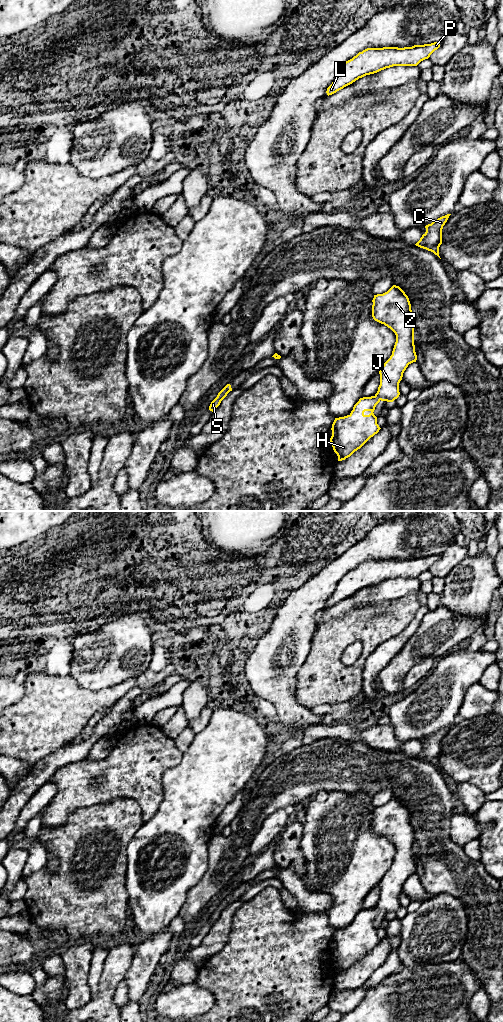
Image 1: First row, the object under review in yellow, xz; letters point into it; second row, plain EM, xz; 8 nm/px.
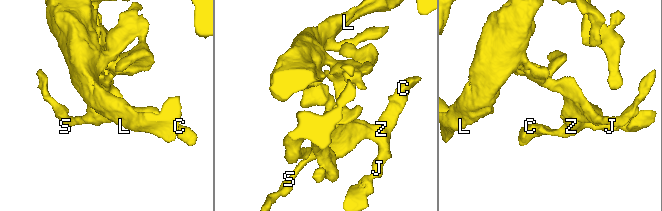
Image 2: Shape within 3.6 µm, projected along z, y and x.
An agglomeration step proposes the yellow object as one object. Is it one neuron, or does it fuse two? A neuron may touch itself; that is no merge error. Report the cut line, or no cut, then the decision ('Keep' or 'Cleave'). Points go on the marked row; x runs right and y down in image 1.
No split. Keep

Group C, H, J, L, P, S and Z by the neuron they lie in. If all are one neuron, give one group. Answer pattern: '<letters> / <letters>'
C H J L P S Z

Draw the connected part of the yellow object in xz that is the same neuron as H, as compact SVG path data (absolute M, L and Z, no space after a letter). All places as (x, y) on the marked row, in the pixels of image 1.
M393 285L387 292L374 295L372 302L373 319L390 328L396 335L396 342L392 355L379 371L380 385L377 393L371 397L360 398L349 415L335 418L332 424L330 442L338 456L338 461L350 457L379 432L381 428L377 424L377 417L373 413L376 405L380 401L393 402L399 397L399 383L402 380L403 373L409 364L417 360L414 345L414 317L409 298L405 292L399 286Z

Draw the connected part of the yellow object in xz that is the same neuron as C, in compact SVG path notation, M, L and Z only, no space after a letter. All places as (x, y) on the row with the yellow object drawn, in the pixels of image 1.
M451 214L442 216L431 224L426 225L426 232L415 245L433 252L440 258L439 247L442 244L442 229L450 215Z

